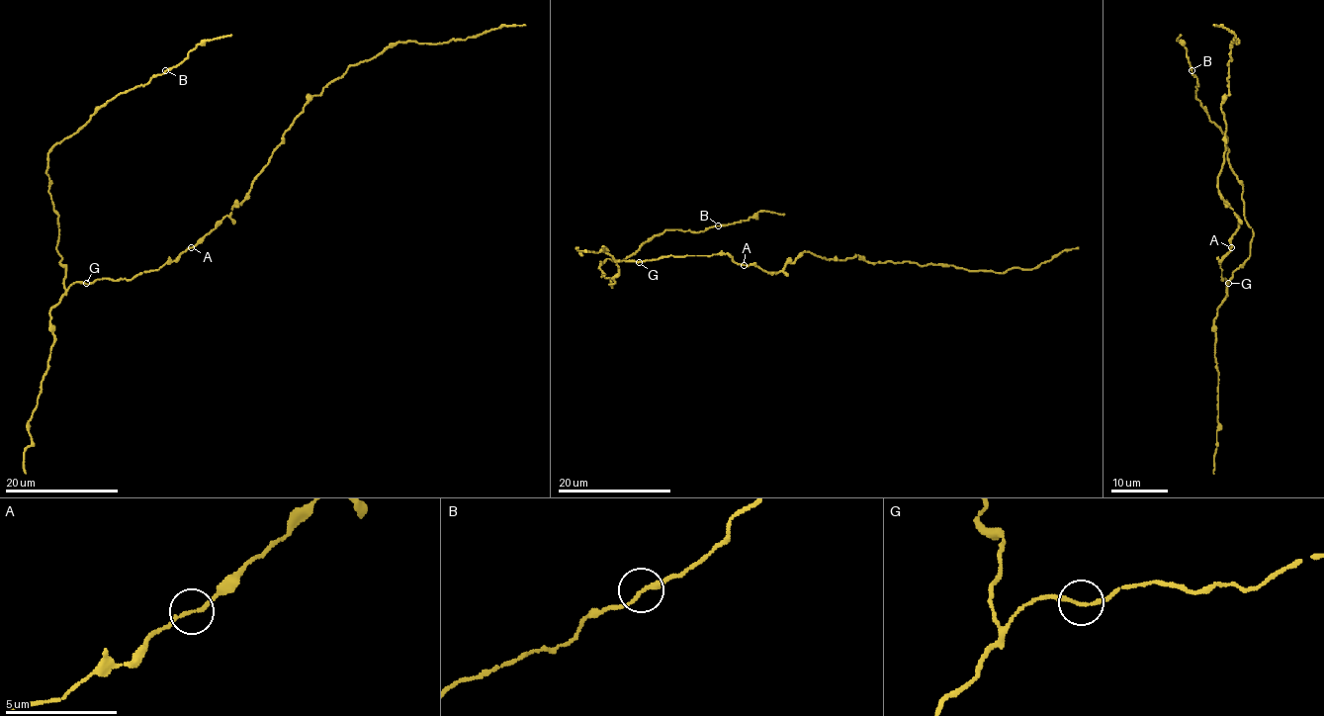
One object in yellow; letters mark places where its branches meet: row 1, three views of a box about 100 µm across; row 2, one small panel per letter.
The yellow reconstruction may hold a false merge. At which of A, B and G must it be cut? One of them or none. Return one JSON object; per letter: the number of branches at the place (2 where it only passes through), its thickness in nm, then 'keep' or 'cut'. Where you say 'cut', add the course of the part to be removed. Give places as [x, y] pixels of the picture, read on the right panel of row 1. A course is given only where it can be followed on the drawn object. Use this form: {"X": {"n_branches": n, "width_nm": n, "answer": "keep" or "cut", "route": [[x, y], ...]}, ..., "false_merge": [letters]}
{"A": {"n_branches": 2, "width_nm": 150, "answer": "keep"}, "B": {"n_branches": 2, "width_nm": 150, "answer": "keep"}, "G": {"n_branches": 2, "width_nm": 150, "answer": "keep"}, "false_merge": []}

